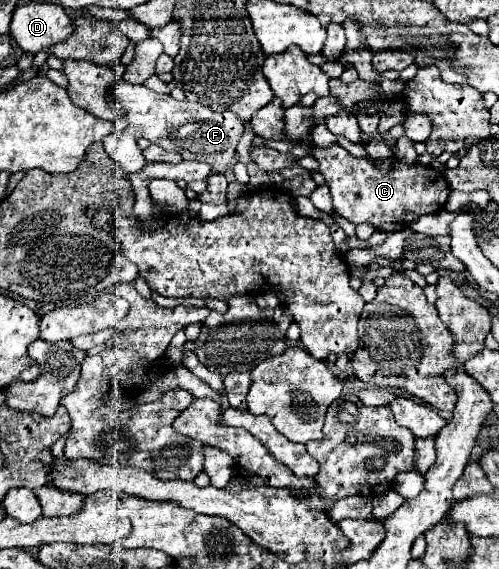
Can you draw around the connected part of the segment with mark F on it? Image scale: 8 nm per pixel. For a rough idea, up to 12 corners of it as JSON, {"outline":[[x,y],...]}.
{"outline":[[117,81],[125,119],[103,139],[139,163],[137,137],[223,173],[243,133],[235,113]]}

